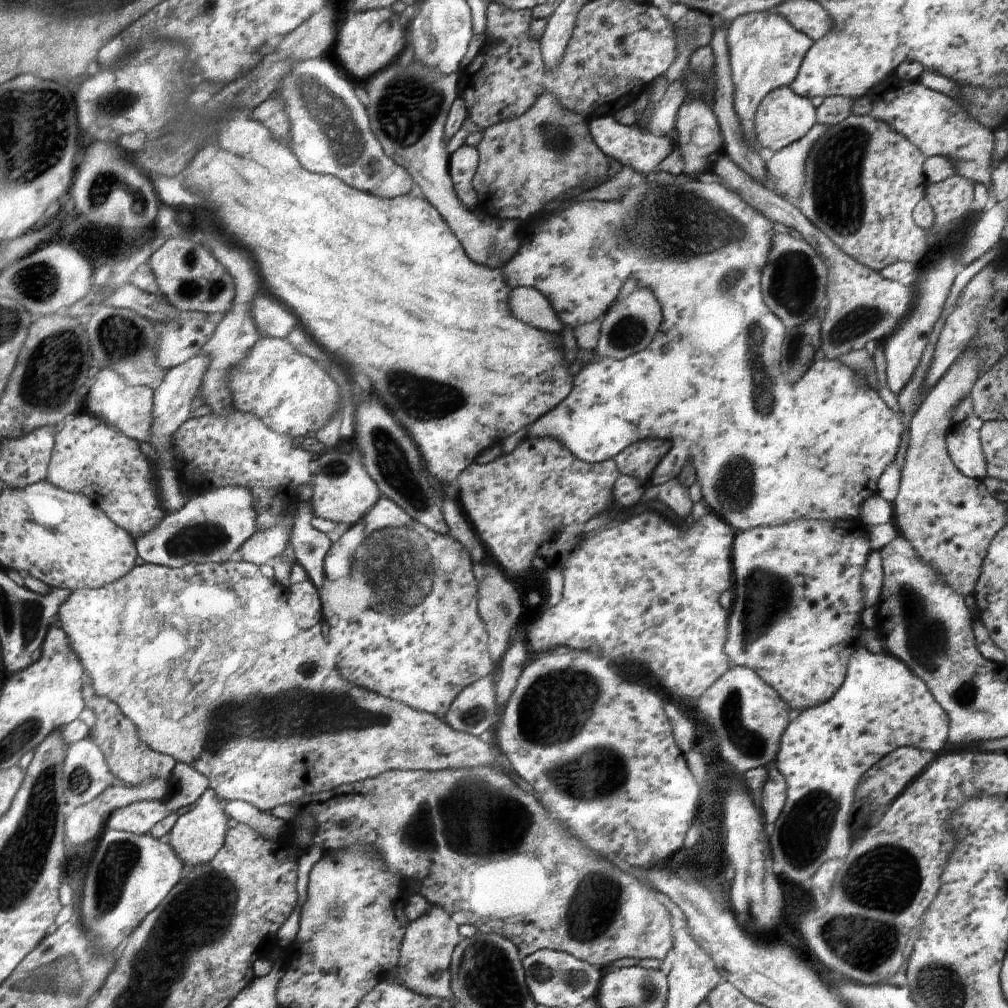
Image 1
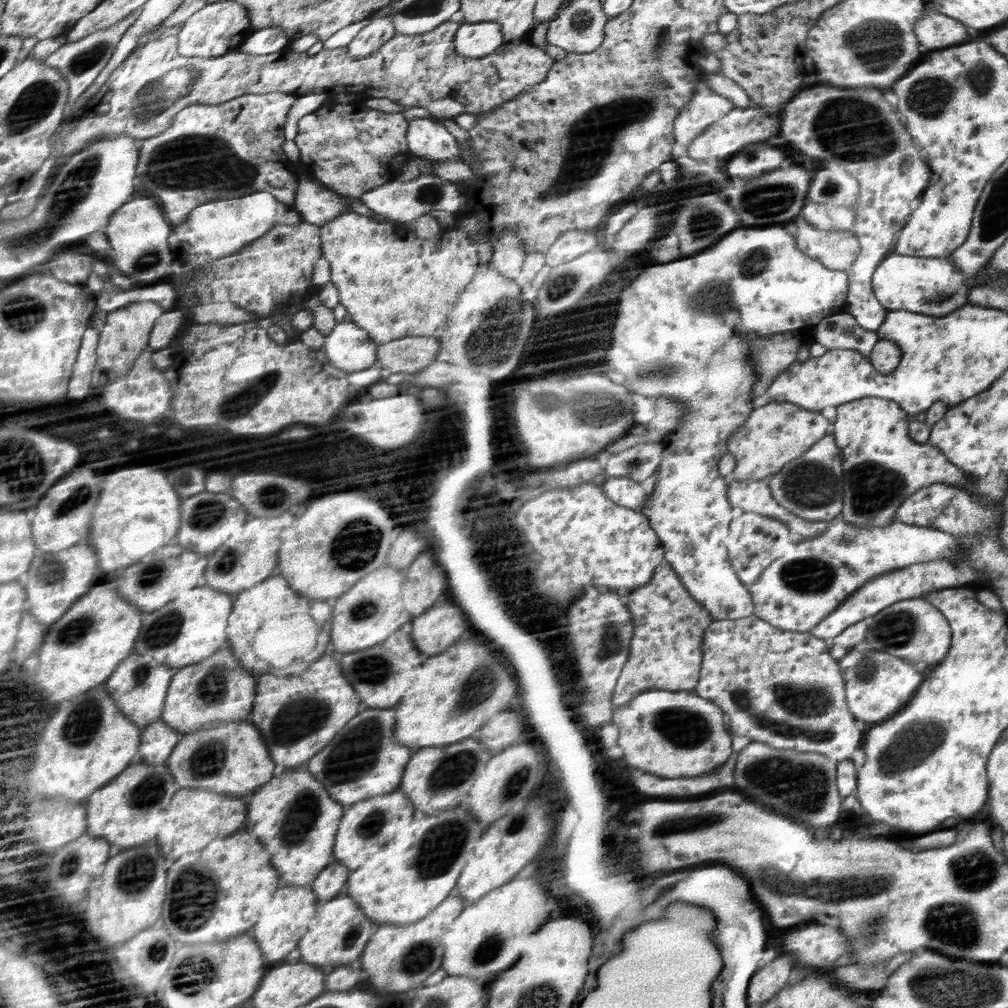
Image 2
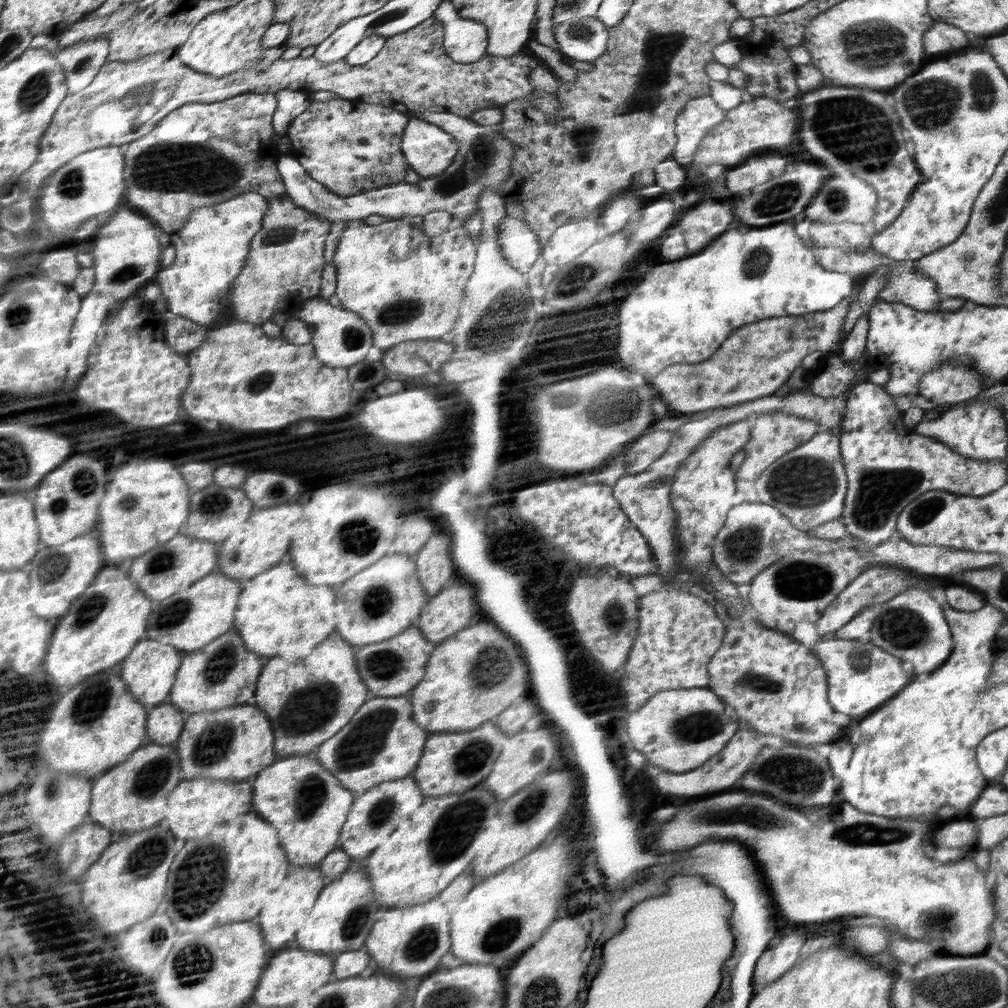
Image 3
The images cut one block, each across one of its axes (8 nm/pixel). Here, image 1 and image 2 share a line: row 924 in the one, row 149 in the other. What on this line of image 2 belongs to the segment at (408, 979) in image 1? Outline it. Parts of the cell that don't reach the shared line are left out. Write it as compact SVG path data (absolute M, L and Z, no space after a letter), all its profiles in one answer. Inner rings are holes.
M412 118L408 139L413 156L429 160L456 159L456 138L434 119Z

